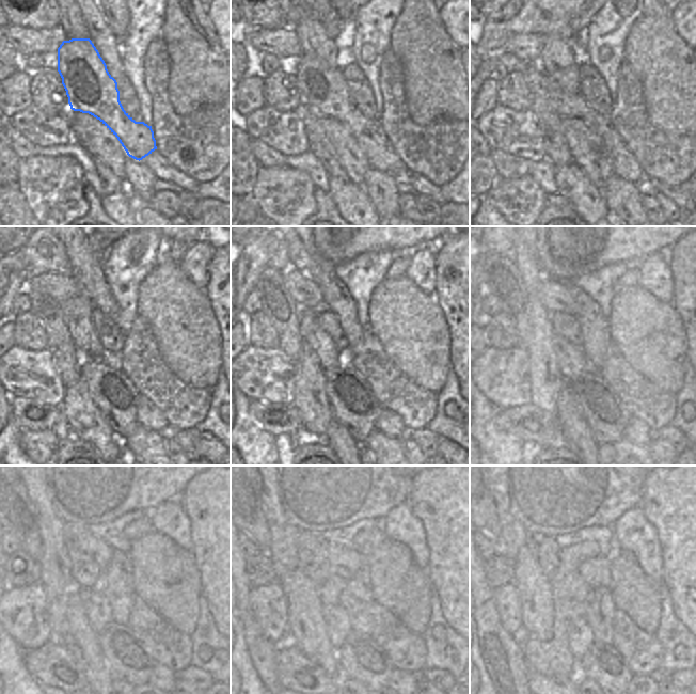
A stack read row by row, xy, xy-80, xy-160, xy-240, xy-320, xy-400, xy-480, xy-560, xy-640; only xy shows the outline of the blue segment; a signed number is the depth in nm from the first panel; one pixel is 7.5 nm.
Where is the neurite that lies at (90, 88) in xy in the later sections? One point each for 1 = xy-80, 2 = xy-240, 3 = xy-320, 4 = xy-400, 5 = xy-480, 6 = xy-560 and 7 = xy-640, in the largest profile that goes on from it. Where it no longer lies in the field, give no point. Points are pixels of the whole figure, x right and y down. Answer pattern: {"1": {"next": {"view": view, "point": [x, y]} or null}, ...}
{"1": {"next": {"view": "xy-80", "point": [322, 88]}}, "2": {"next": {"view": "xy-240", "point": [148, 415]}}, "3": {"next": {"view": "xy-320", "point": [390, 423]}}, "4": {"next": {"view": "xy-400", "point": [636, 430]}}, "5": {"next": {"view": "xy-480", "point": [161, 677]}}, "6": {"next": {"view": "xy-560", "point": [402, 682]}}, "7": {"next": {"view": "xy-640", "point": [638, 682]}}}

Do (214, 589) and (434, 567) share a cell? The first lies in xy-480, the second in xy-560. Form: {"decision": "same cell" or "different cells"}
{"decision": "same cell"}

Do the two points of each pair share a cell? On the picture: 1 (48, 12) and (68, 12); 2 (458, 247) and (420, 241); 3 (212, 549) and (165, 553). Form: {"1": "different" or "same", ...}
{"1": "different", "2": "different", "3": "different"}

